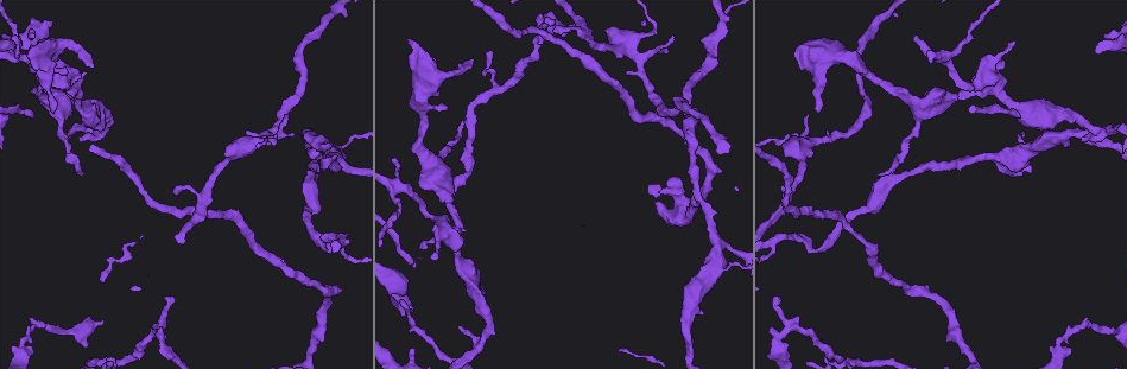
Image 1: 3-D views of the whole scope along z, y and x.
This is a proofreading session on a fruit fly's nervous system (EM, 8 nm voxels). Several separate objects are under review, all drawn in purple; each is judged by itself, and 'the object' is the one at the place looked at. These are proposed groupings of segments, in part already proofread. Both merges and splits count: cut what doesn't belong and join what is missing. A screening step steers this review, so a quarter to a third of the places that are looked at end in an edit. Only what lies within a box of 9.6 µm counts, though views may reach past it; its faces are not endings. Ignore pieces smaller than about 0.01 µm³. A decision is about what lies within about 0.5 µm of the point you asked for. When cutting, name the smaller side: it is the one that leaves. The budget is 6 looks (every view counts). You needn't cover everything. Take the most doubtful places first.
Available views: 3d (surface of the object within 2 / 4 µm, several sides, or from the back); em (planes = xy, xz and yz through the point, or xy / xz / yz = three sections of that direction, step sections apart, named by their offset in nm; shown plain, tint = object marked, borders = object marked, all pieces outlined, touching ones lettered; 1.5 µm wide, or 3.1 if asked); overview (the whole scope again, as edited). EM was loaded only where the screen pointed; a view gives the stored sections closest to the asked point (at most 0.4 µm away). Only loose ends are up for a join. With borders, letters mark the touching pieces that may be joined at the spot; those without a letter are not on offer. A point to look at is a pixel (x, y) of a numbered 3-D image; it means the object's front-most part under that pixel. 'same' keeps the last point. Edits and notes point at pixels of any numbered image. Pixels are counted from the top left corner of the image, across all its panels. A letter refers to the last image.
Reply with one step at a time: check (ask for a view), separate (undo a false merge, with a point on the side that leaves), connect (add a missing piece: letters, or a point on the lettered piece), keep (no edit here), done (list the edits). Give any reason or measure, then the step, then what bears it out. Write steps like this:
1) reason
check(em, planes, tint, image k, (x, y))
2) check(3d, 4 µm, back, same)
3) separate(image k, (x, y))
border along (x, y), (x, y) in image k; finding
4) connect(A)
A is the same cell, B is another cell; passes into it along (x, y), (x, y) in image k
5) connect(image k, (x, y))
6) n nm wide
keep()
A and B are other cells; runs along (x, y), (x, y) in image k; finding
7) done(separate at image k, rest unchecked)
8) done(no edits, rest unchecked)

sharp bend
check(3d, 4 µm, image 1, (455, 219))

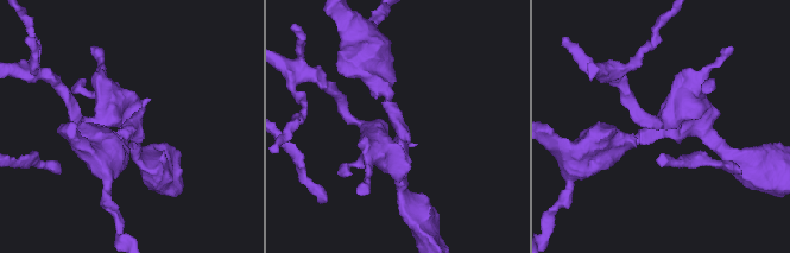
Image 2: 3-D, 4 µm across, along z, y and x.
4 arms
check(em, xz, step 8, borders, image 2, (130, 127))

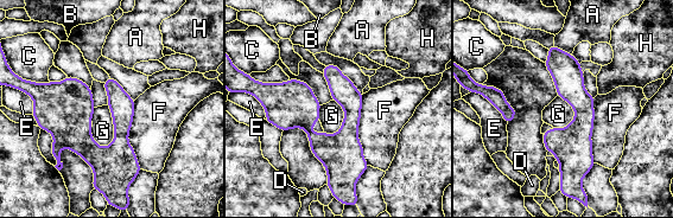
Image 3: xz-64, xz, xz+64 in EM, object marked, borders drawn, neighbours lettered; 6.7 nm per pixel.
keep()
A, B, C, D, E, F, G and H are other cells; runs along (551, 50), (581, 101), (560, 148) in image 3; continuous, no second cell

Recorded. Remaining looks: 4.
check(em, planes, tint, image 1, (713, 263))

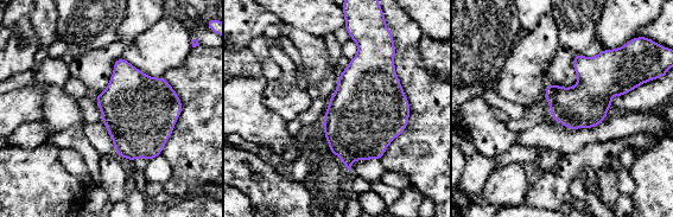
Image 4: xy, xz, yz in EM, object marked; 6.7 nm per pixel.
see the neighbours
check(em, planes, borders, same)

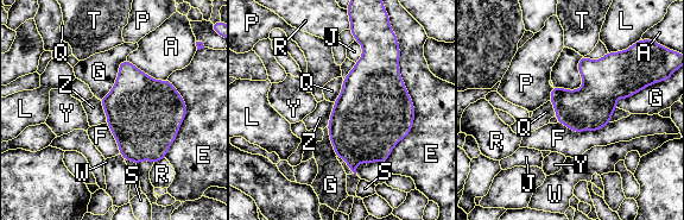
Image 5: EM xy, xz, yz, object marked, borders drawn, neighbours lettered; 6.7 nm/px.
500 nm wide; E touches over 800 nm
keep()
A, E, F, G, J, L, P, Q, R, S, T, W, Y and Z are other cells; continuous, no second cell

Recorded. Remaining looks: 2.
done(no edits, rest unchecked)

